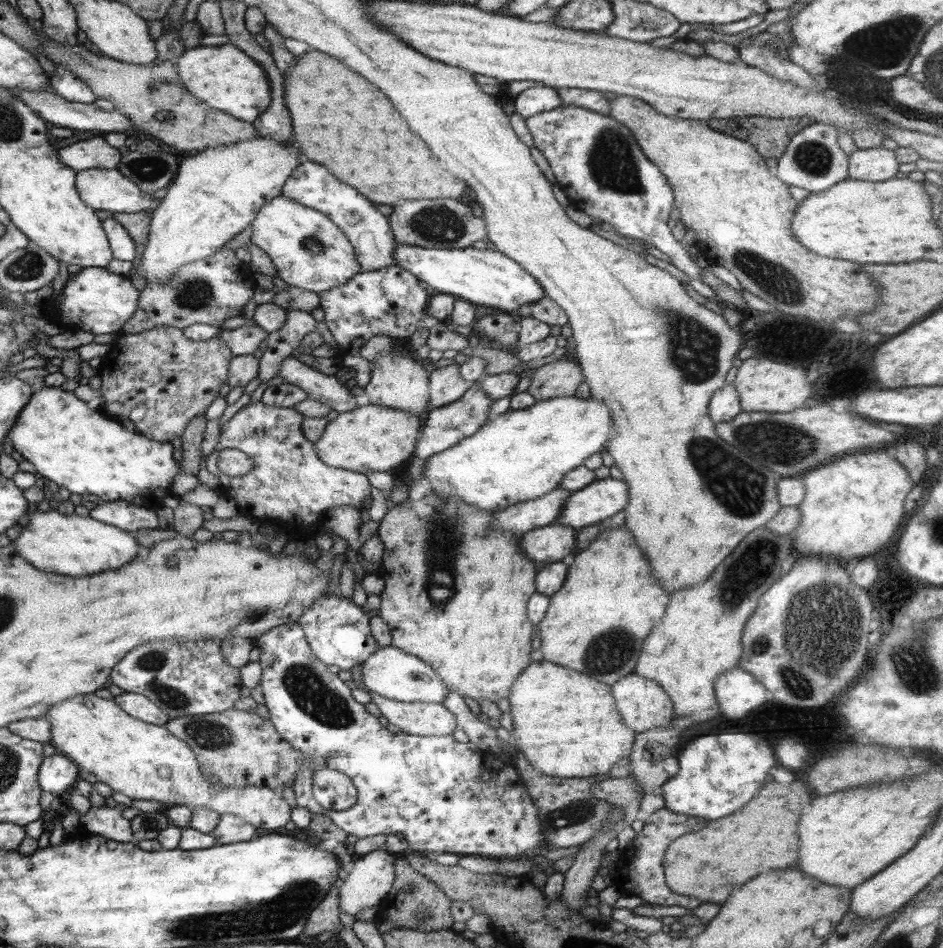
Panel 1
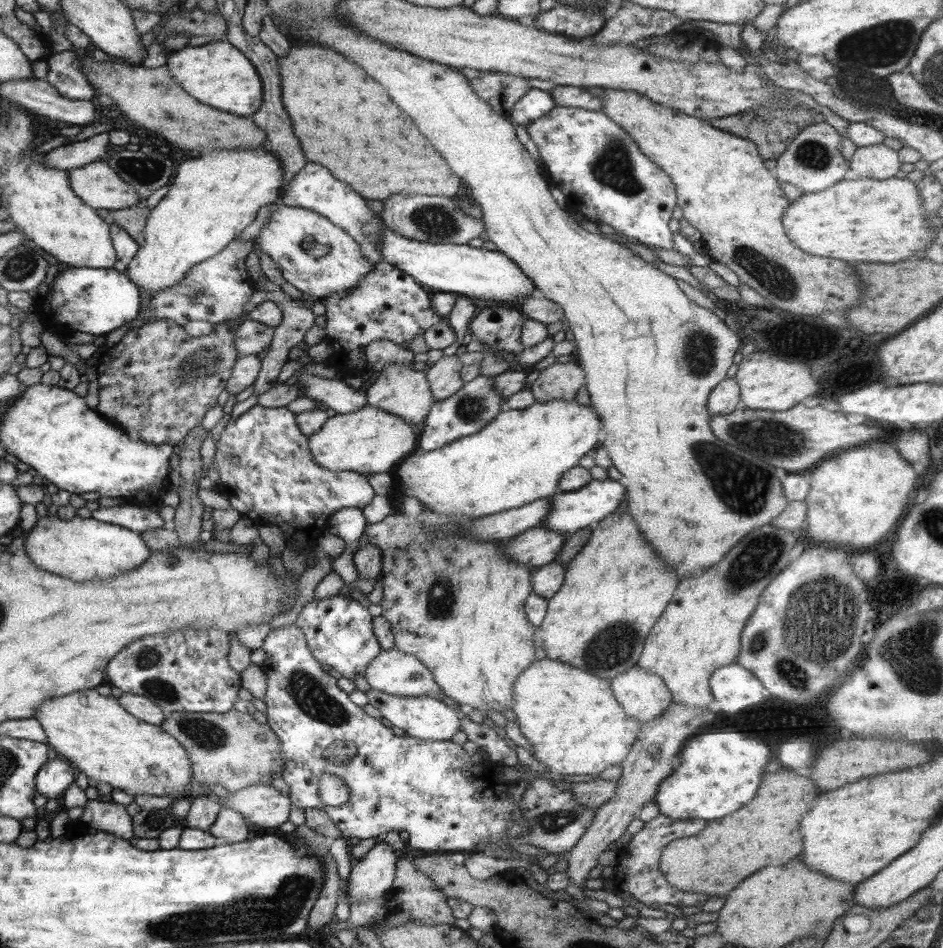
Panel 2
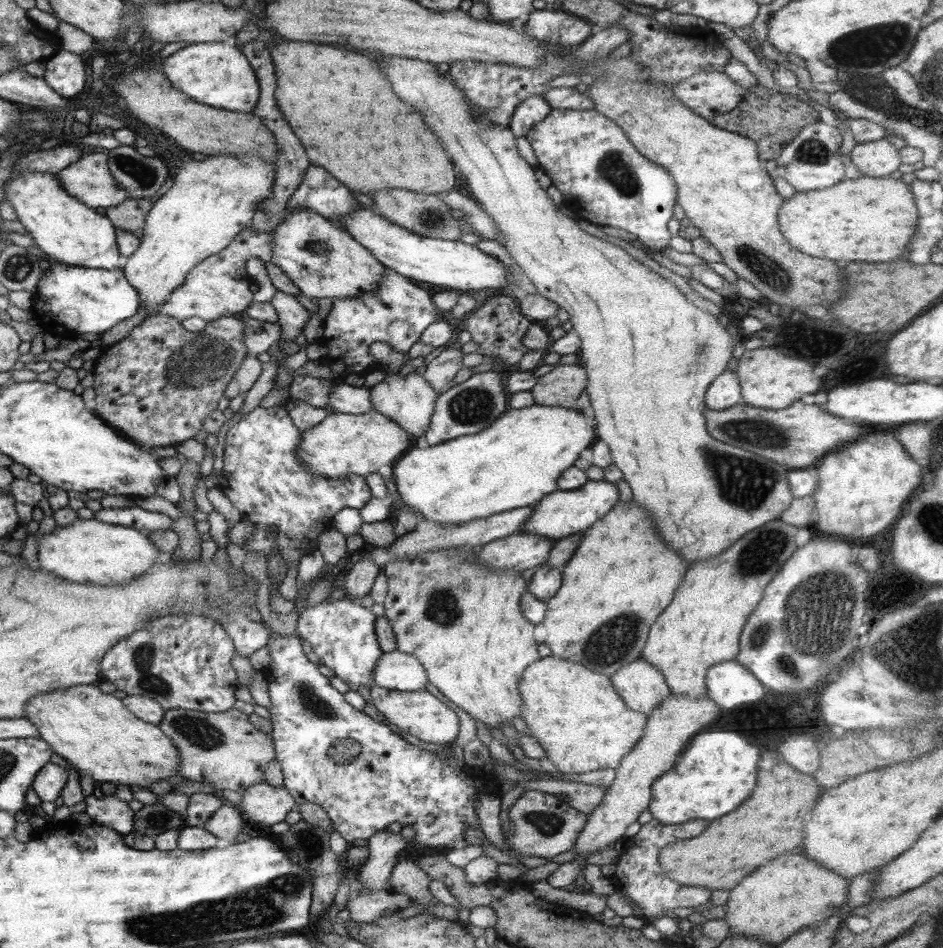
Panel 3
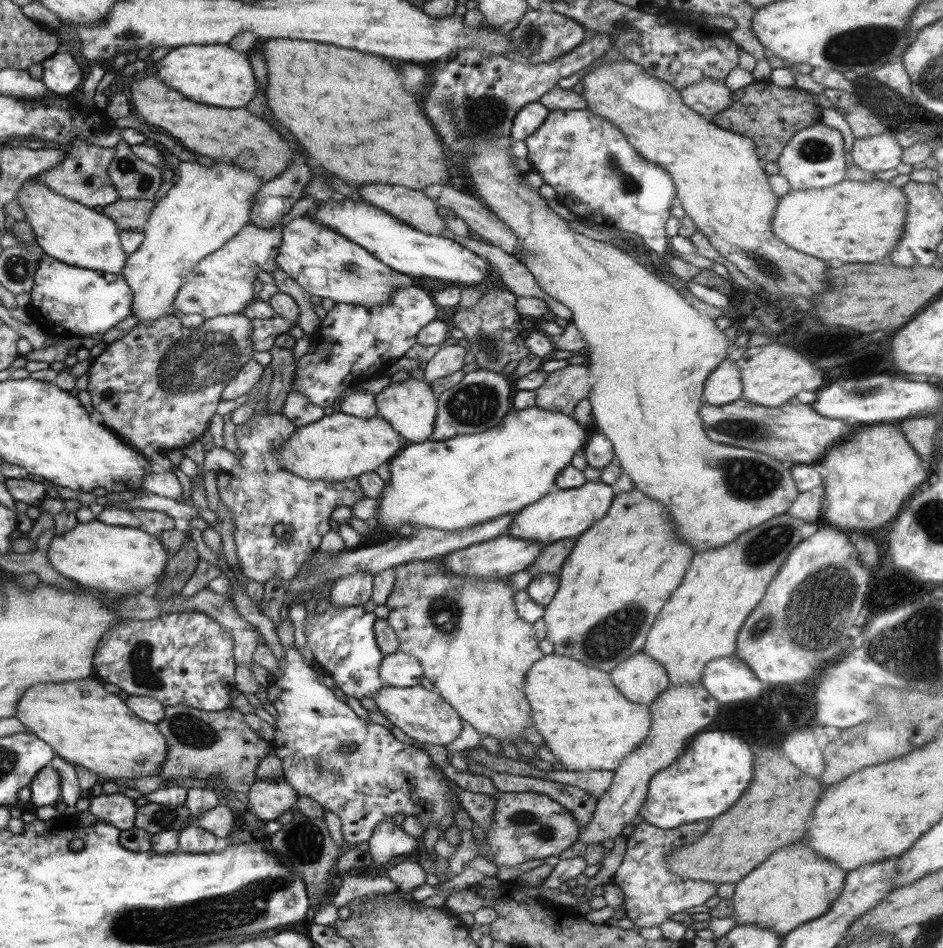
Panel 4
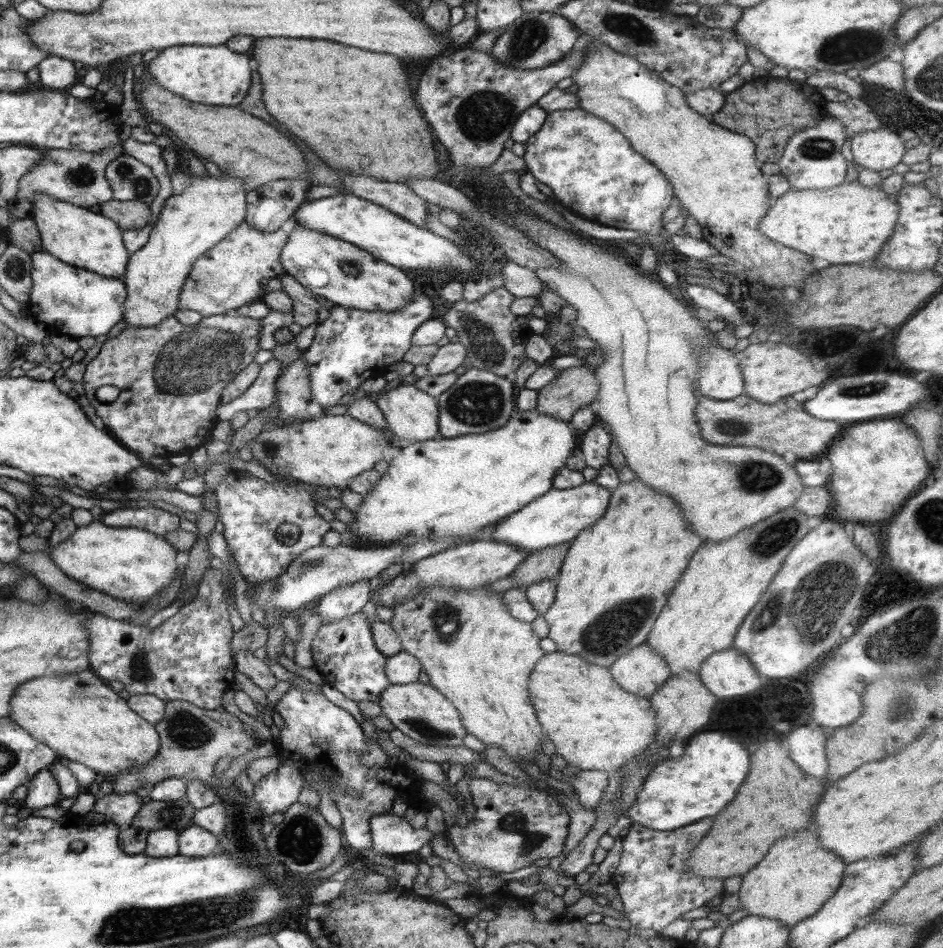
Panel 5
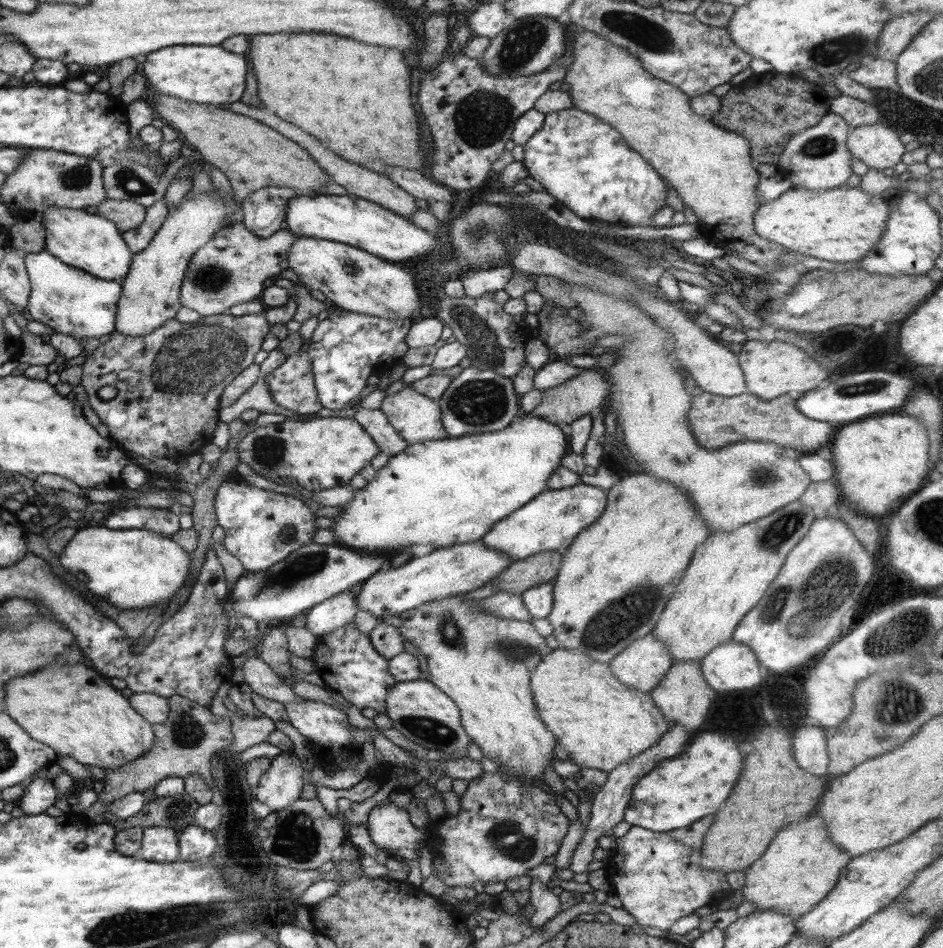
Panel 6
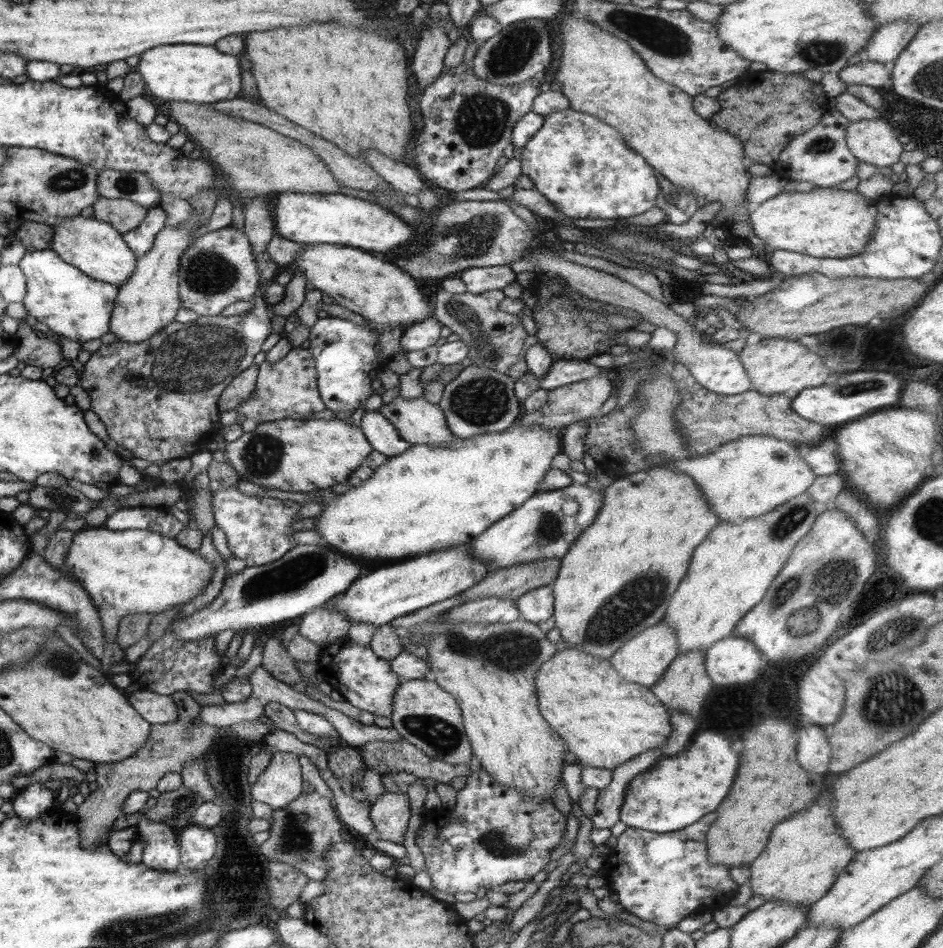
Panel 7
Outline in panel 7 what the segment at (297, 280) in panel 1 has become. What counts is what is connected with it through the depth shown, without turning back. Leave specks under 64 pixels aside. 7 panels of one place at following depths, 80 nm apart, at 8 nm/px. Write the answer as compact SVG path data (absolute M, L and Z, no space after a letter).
M334 244L302 245L302 253L295 256L291 267L302 271L308 284L329 294L336 304L376 324L407 327L432 314L417 279L394 263L362 249Z

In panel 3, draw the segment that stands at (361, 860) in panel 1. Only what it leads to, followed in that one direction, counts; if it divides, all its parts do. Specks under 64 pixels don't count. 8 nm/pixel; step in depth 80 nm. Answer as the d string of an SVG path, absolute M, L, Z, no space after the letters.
M387 830L373 834L368 840L369 857L362 863L358 882L365 892L386 888L388 877L398 862L396 856L408 848L400 833Z

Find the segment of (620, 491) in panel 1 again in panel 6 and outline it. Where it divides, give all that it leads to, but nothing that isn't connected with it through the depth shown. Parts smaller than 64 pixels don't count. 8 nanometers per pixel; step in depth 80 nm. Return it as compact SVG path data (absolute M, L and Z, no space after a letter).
M588 484L566 489L542 491L507 518L494 524L481 541L488 548L507 554L511 560L524 560L529 556L558 550L564 552L585 528L598 521L606 509L607 491Z

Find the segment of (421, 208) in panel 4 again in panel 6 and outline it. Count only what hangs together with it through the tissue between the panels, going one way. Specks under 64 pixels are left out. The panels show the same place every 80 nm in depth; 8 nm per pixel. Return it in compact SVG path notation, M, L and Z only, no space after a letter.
M241 101L232 102L232 104L224 104L222 107L236 114L257 120L258 122L277 130L286 138L290 138L290 140L297 142L302 148L305 148L310 152L310 156L312 156L312 158L314 158L314 160L316 160L316 162L318 162L318 164L329 174L332 181L346 188L348 195L378 203L380 206L386 207L388 210L402 215L407 219L411 217L411 214L416 209L419 209L414 201L415 198L405 190L402 190L397 184L394 184L394 182L392 182L387 176L382 176L382 174L372 172L372 170L368 170L368 168L364 168L364 166L360 166L360 164L354 164L354 162L348 162L348 160L340 158L340 156L334 154L328 146L324 146L318 138L314 138L314 136L306 134L302 128L298 128L298 126L294 126L294 124L290 124L290 122L278 118L278 116L272 114L270 110L266 110L266 108L256 108L256 106L248 106L248 104L244 104L244 102Z

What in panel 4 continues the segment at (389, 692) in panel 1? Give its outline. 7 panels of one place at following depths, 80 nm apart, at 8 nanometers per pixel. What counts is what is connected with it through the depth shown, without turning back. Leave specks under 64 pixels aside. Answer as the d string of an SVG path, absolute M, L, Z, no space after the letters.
M399 650L385 655L379 673L386 685L404 688L420 685L423 668L417 658Z

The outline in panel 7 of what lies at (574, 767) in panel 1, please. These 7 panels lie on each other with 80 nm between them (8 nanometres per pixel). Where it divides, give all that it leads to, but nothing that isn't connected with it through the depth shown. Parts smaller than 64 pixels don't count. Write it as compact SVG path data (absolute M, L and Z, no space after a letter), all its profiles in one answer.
M571 648L559 650L540 666L536 690L542 716L564 738L566 748L580 760L580 766L614 770L618 764L662 746L672 726L666 706L662 706L652 690L626 682L609 659L594 658Z

